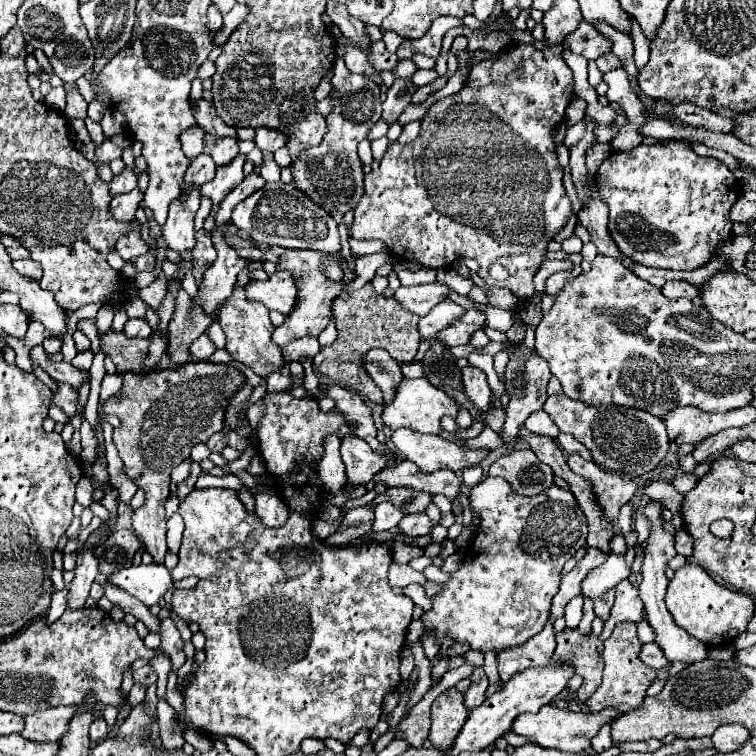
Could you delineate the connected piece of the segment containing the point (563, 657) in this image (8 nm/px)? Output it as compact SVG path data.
M564 628L556 634L556 642L558 646L552 660L572 666L574 674L584 678L584 684L578 690L578 702L586 702L602 682L604 642L594 634L580 634L578 628Z

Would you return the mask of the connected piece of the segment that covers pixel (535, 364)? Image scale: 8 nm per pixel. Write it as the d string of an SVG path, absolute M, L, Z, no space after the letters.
M524 342L520 344L508 344L508 346L498 346L498 350L508 350L512 356L510 356L510 362L506 366L506 392L510 394L510 404L506 408L506 424L504 424L504 432L500 434L504 438L506 444L514 444L516 442L516 434L518 430L524 426L526 418L536 412L536 410L542 410L548 394L546 394L546 384L548 380L552 378L548 366L546 366L546 360L536 354L536 350L528 348Z

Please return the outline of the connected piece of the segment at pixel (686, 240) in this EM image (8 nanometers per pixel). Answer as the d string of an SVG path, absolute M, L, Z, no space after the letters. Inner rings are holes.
M686 142L658 146L640 144L630 152L612 152L596 172L596 182L610 210L610 234L620 252L636 264L670 270L696 270L716 256L716 248L732 236L730 206L738 200L740 186L724 162L698 156Z

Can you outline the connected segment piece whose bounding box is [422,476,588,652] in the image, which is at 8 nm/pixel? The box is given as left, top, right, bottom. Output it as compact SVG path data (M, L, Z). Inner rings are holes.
M486 476L472 488L470 506L482 518L476 540L470 544L472 550L468 550L462 568L444 584L444 590L434 596L434 608L424 612L422 622L426 628L434 628L440 640L452 636L456 642L468 642L472 650L500 652L508 646L520 646L544 628L550 618L552 598L560 586L564 562L570 560L578 548L586 546L588 520L570 490L550 486L542 494L528 498L516 494L504 478L492 476Z

